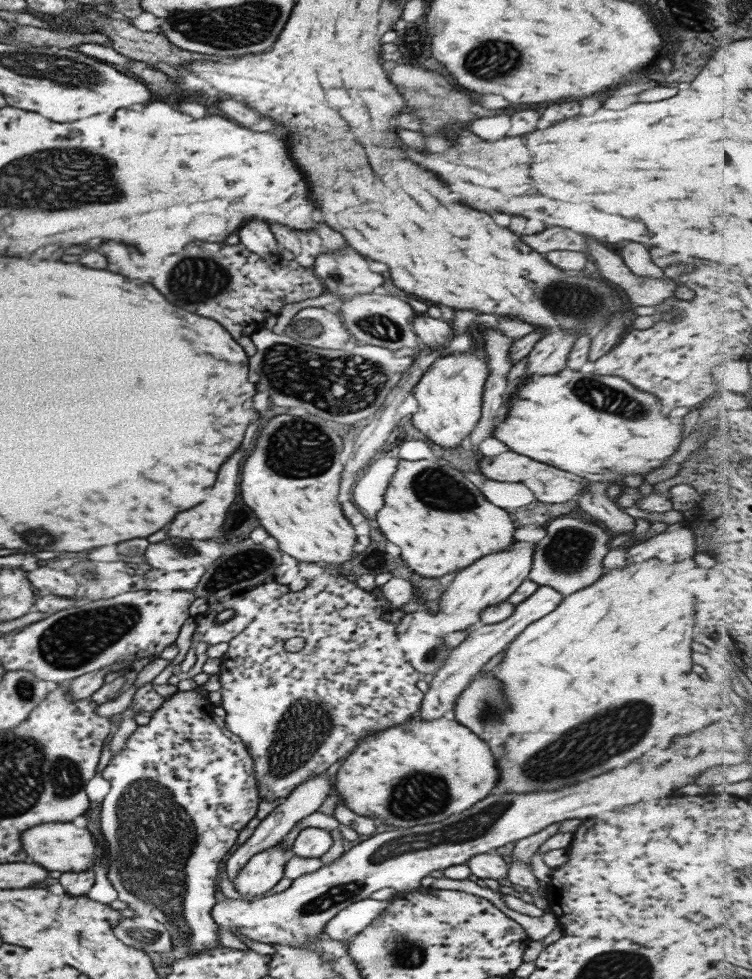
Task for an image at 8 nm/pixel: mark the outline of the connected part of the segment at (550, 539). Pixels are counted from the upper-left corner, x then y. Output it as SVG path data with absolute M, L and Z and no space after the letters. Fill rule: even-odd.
M572 515L552 519L545 526L546 536L535 543L532 568L528 579L539 586L551 586L568 596L596 582L603 575L602 559L609 551L609 536L601 527Z

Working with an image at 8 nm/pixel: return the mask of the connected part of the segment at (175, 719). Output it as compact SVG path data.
M177 692L169 697L158 710L154 711L150 722L138 725L132 735L127 738L124 748L117 752L101 775L110 783L109 791L101 802L101 832L104 853L108 858L107 879L117 890L118 900L126 903L128 908L136 912L136 916L152 916L161 922L170 933L173 942L173 954L176 959L184 958L221 945L218 941L219 926L213 921L211 910L216 905L215 880L220 868L220 860L230 852L236 844L240 831L257 816L260 801L258 785L254 772L254 762L243 740L226 728L225 718L214 713L214 704L198 692Z

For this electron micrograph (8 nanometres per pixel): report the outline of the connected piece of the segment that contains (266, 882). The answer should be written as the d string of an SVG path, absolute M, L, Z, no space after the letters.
M282 840L262 852L257 852L232 880L235 889L249 897L268 892L284 878L284 866L292 855L292 849L289 851L282 847Z

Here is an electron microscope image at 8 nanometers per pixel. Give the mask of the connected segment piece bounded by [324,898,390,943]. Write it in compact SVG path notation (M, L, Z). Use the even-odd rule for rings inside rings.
M366 898L341 910L326 923L324 932L334 940L348 942L370 926L372 921L390 905L390 900L371 900Z

